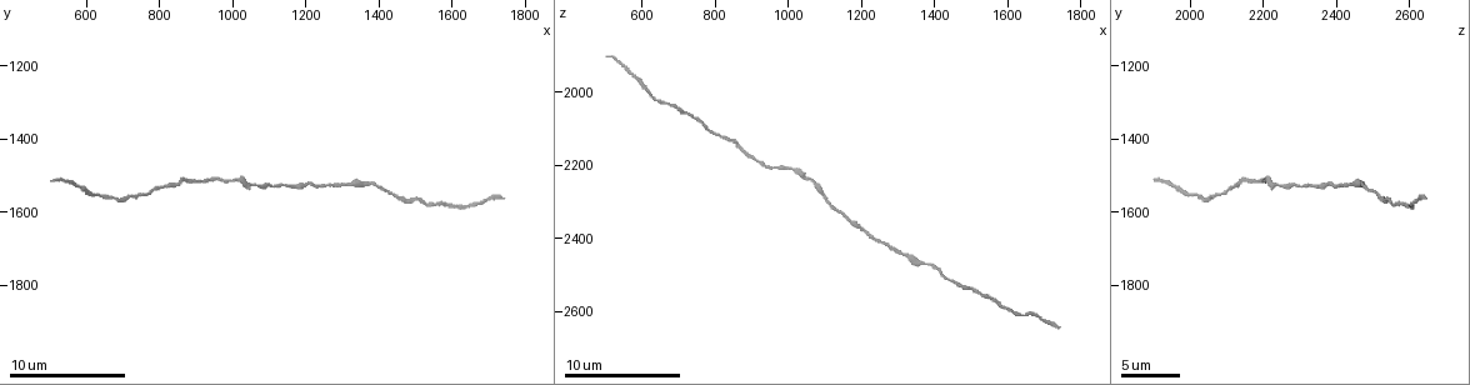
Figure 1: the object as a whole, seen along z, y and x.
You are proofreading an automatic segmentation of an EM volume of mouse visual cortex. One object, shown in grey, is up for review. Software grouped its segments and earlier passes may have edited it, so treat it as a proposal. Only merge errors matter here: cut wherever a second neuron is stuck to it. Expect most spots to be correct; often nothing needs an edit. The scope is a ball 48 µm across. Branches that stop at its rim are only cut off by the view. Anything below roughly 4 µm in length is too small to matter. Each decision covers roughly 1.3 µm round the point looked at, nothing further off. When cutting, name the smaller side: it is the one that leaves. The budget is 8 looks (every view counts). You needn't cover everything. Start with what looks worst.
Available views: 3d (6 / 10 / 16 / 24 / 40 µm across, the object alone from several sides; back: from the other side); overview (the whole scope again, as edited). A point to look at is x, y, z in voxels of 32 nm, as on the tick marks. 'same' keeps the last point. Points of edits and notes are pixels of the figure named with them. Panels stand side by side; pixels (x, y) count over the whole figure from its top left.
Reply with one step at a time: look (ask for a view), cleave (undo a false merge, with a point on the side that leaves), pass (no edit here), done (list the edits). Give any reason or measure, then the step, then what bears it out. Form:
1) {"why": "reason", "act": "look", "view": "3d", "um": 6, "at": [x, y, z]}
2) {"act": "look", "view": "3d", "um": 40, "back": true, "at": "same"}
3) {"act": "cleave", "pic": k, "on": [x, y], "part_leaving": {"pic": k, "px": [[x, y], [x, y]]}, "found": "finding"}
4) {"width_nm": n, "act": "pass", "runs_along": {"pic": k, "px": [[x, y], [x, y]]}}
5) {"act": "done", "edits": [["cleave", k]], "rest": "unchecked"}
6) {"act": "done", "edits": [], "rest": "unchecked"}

{"why": "narrows sharply", "act": "look", "view": "3d", "um": 10, "at": [1070, 1530, 2250]}

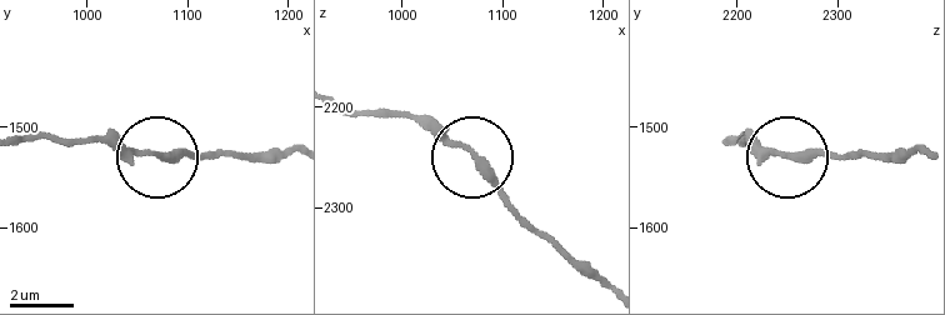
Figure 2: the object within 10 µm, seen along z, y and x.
{"why": "other side", "act": "look", "view": "3d", "um": 10, "back": true, "at": [1066, 1528, 2246]}

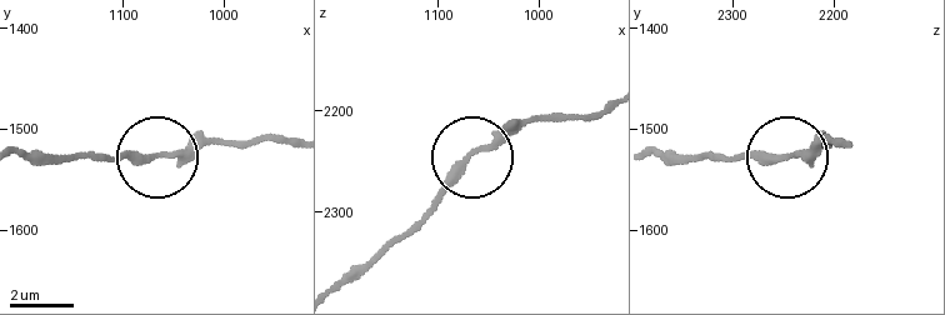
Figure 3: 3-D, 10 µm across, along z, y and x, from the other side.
{"width_nm": 220, "act": "pass", "runs_along": {"pic": 3, "px": [[429, 209], [474, 155], [536, 118]]}, "found": "one neuron here"}

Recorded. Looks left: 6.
{"act": "look", "view": "3d", "um": 10, "at": [1390, 1520, 2470]}

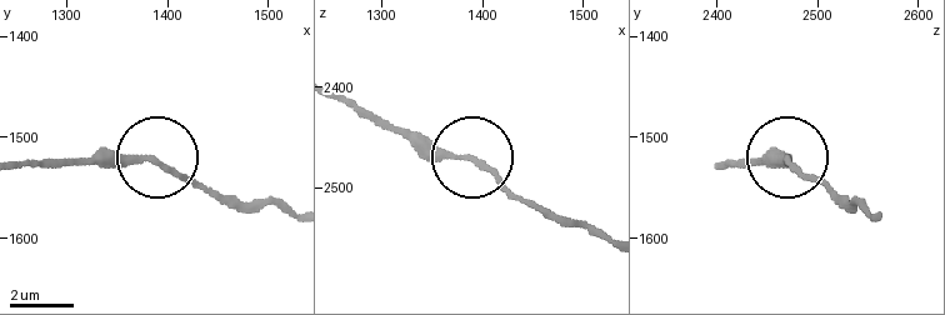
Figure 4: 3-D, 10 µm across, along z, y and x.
{"act": "pass", "found": "continuous, no second neuron"}

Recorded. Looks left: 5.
{"why": "sudden change in width", "act": "look", "view": "3d", "um": 6, "at": [620, 1560, 2000]}

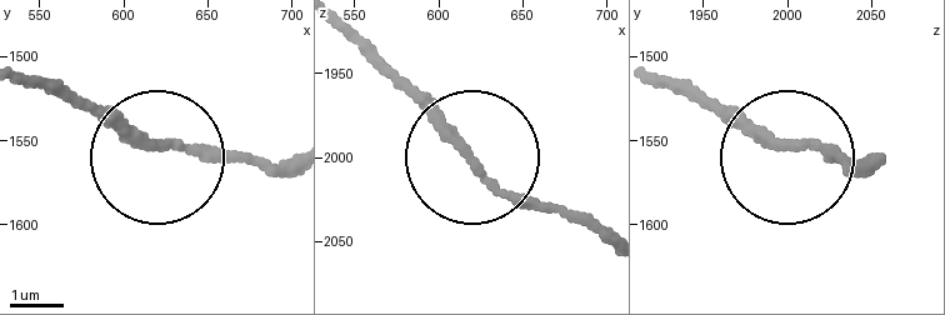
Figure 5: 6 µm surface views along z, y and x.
{"act": "pass", "runs_along": {"pic": 5, "px": [[874, 153], [754, 139], [678, 81]]}, "found": "continuous, no second neuron"}

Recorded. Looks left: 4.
{"why": "thick turns thin", "act": "look", "view": "3d", "um": 16, "at": [820, 1530, 2130]}

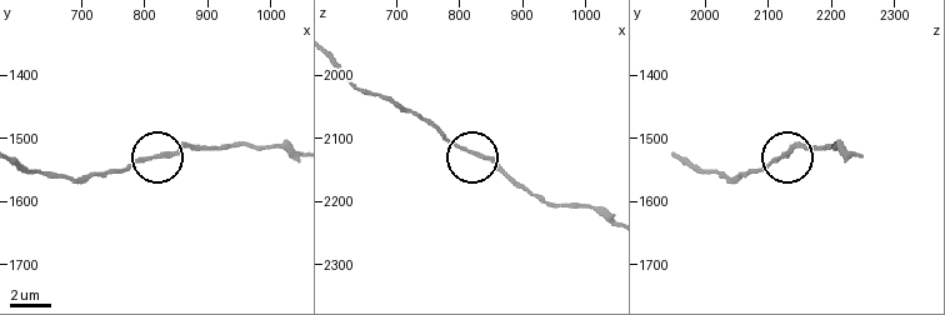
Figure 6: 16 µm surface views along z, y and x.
{"width_nm": 190, "act": "pass", "runs_along": {"pic": 6, "px": [[605, 219], [585, 209], [540, 201], [454, 143], [436, 125]]}, "found": "continuous, no second neuron"}

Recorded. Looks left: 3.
{"act": "done", "edits": [], "rest": "unchecked"}

